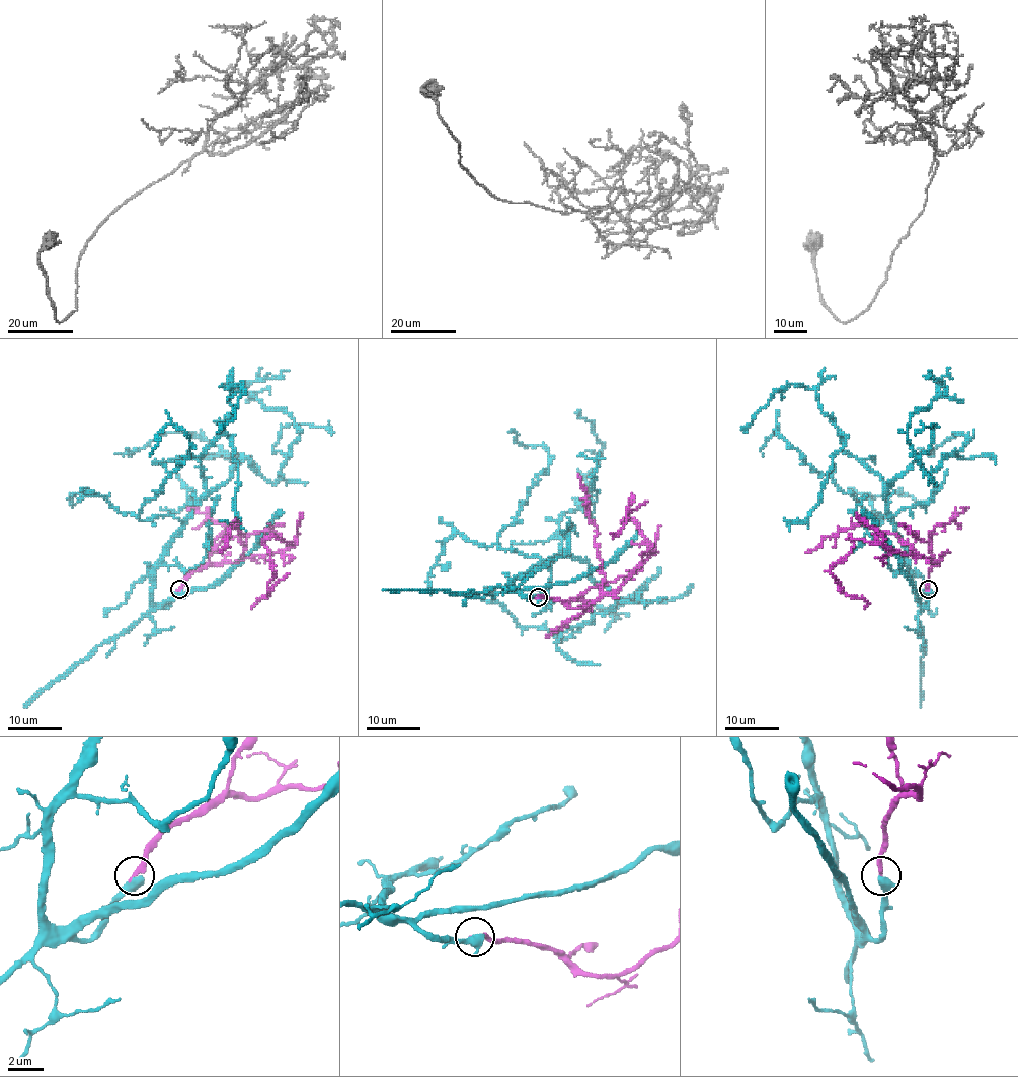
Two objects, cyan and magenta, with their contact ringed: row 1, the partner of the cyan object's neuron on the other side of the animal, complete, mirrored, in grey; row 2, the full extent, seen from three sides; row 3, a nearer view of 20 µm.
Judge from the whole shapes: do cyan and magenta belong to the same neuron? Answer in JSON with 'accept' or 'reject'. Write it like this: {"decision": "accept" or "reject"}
{"decision": "accept"}

